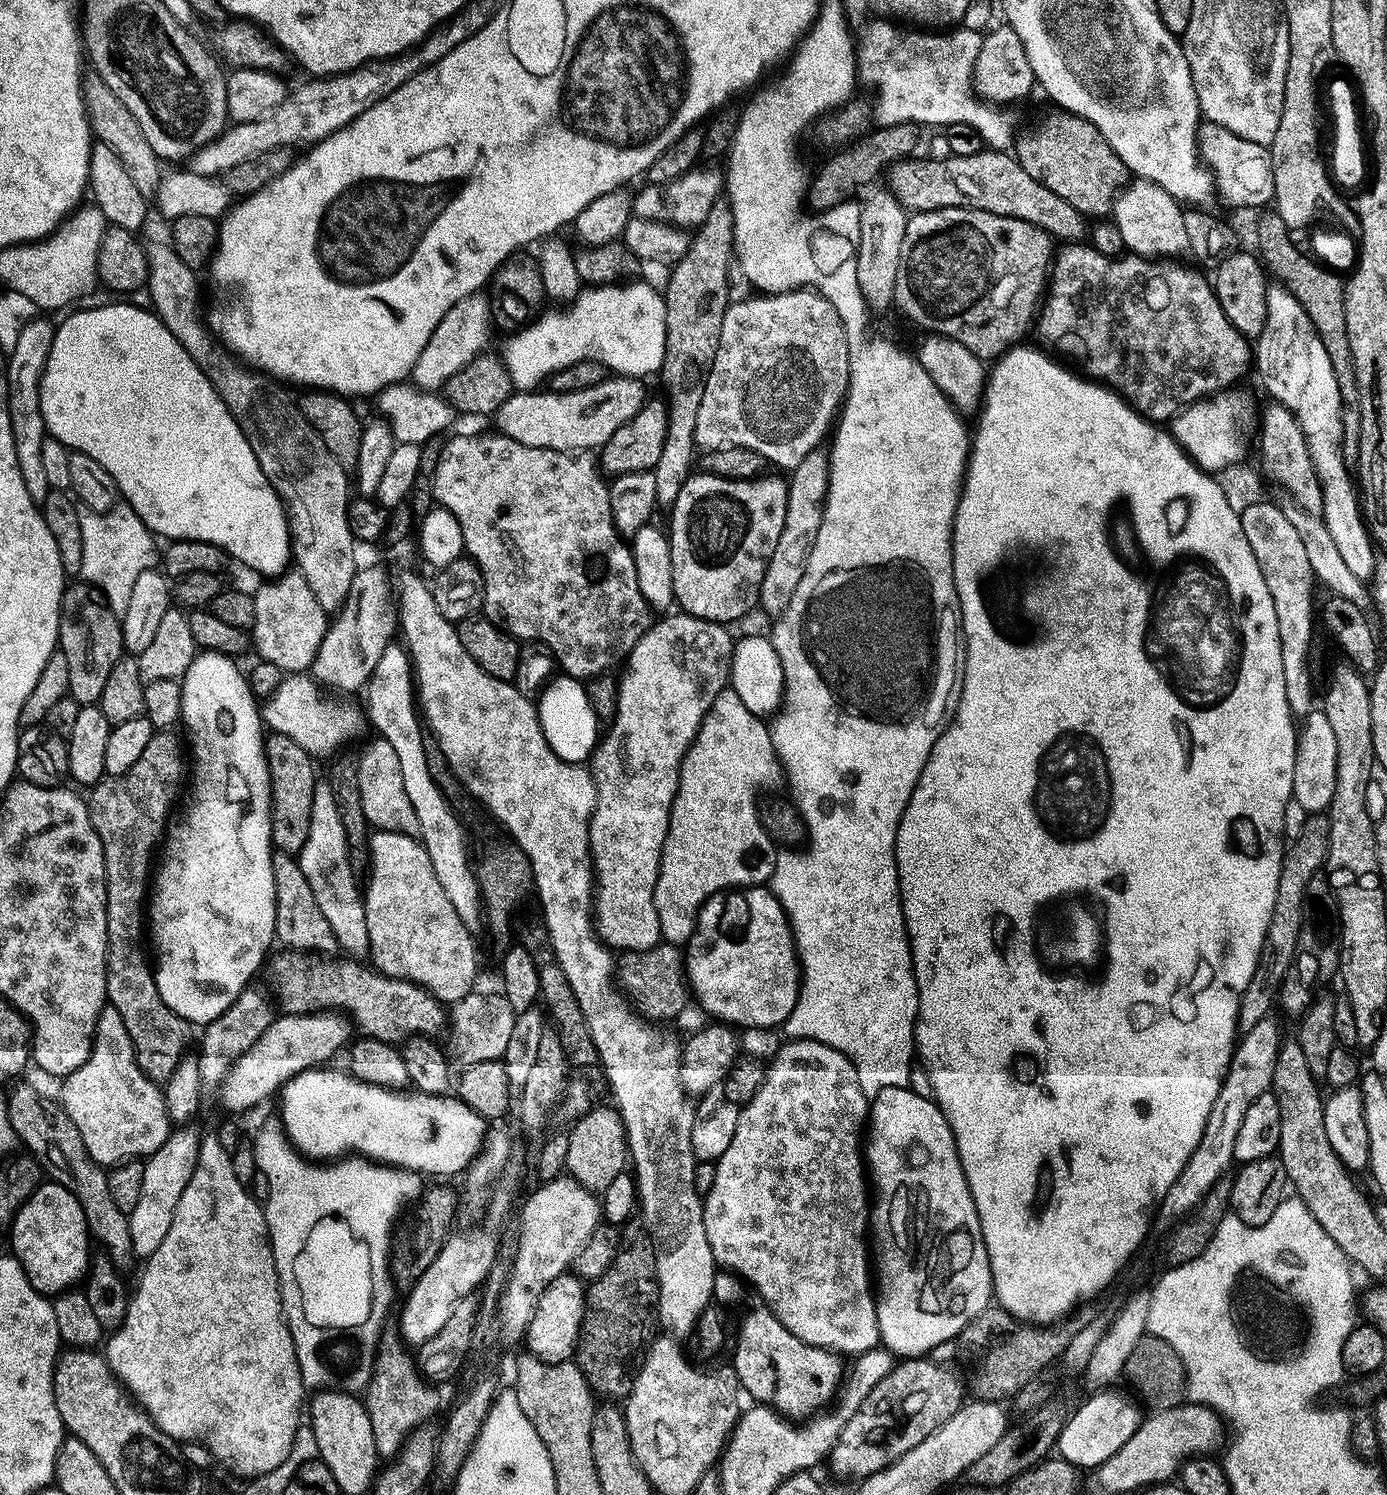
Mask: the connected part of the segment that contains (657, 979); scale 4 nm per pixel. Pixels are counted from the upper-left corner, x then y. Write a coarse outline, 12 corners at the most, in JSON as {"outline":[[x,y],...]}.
{"outline":[[661,942],[629,952],[618,984],[649,1022],[693,999],[686,956]]}

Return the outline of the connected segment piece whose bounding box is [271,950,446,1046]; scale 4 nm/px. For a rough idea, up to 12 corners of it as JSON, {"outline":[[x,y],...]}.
{"outline":[[281,951],[285,1015],[345,1012],[366,1038],[439,1037],[446,1008],[359,961]]}

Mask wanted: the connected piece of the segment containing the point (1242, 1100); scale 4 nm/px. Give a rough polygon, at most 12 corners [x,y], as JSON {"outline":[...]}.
{"outline":[[1275,1019],[1243,1033],[1194,1158],[1158,1208],[1187,1220],[1233,1171],[1250,1106],[1273,1091]]}

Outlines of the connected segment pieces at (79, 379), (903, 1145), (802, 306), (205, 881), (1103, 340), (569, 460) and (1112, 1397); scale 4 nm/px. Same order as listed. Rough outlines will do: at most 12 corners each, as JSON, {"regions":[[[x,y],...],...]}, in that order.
{"regions":[[[151,311],[56,328],[47,435],[157,537],[277,578],[284,501]],[[870,1104],[880,1342],[924,1358],[994,1300],[956,1139]],[[815,290],[733,303],[696,446],[794,470],[850,388]],[[182,681],[192,801],[150,888],[162,1002],[222,1018],[276,940],[266,725]],[[1084,242],[1038,332],[1145,420],[1229,391],[1253,345],[1209,277]],[[456,436],[483,615],[569,677],[654,623],[597,457]],[[1092,1394],[1071,1413],[1059,1459],[1110,1462],[1140,1429],[1137,1401]]]}

